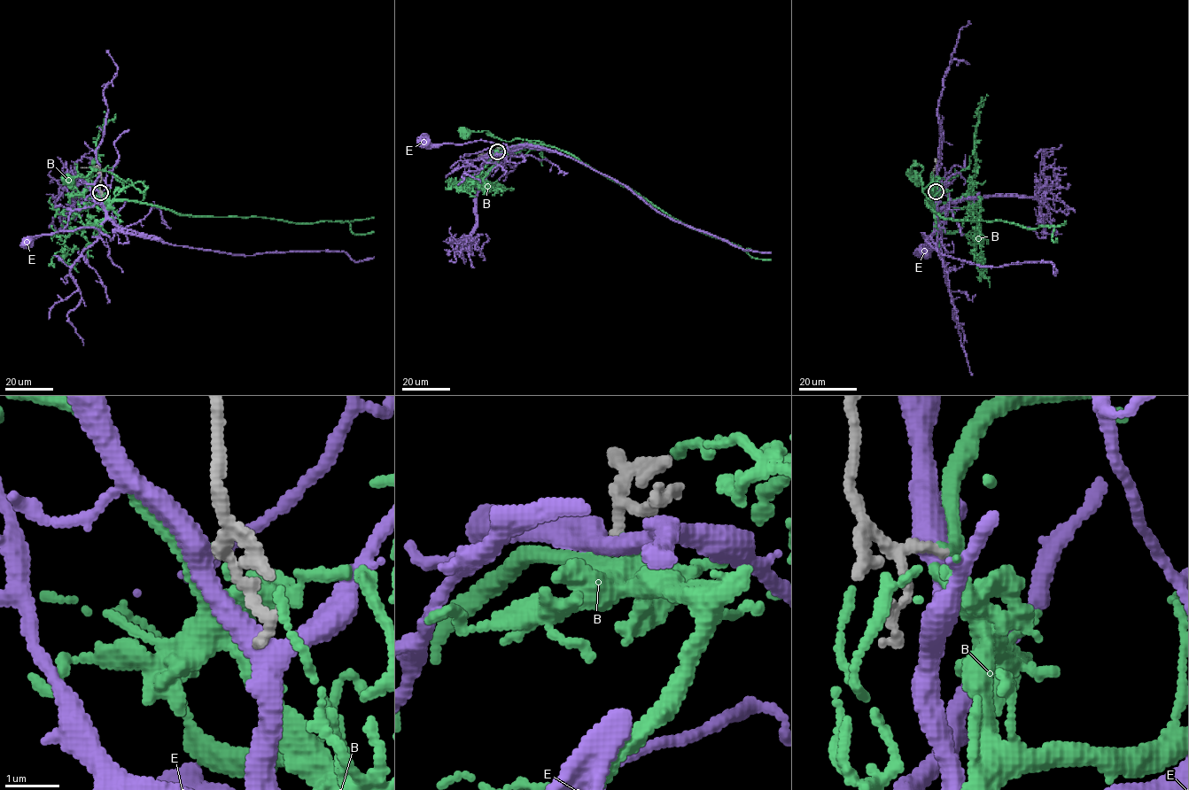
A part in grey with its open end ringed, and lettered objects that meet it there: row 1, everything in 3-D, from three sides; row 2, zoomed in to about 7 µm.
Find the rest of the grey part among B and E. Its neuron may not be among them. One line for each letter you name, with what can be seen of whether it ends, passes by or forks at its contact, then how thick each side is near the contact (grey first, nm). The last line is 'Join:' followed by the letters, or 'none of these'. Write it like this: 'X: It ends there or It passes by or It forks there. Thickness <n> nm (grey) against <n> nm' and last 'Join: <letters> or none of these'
B: It passes by. Thickness 170 nm (grey) against 240 nm
Join: B

